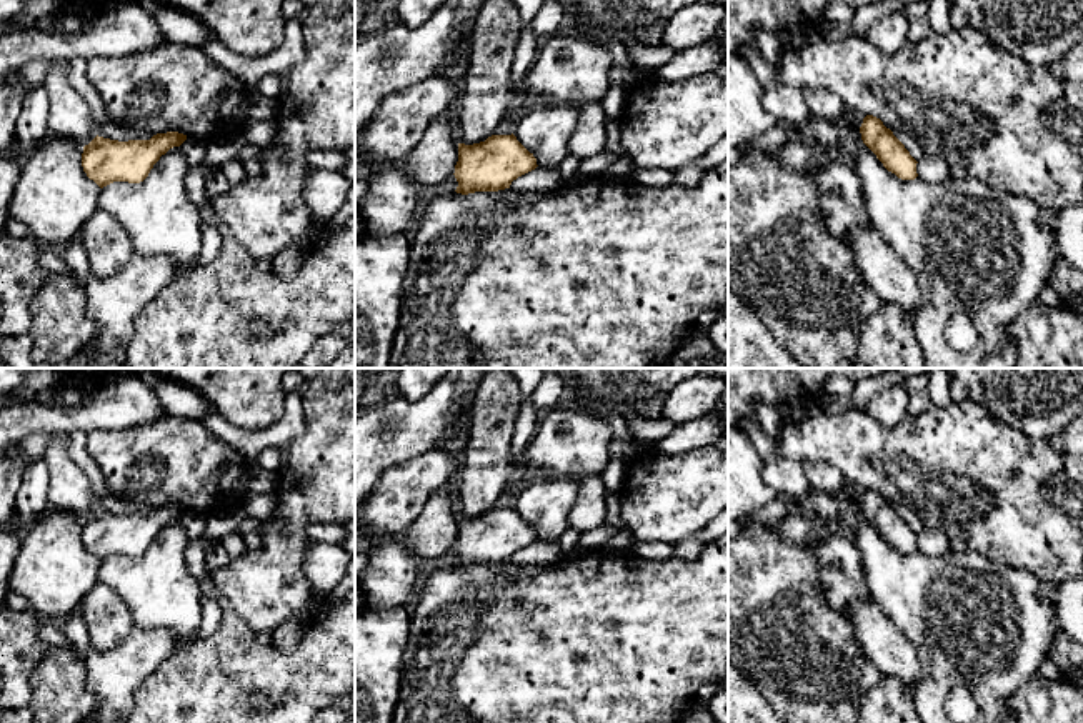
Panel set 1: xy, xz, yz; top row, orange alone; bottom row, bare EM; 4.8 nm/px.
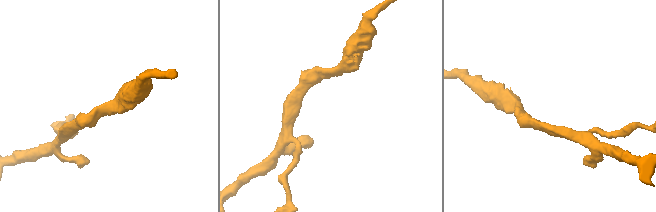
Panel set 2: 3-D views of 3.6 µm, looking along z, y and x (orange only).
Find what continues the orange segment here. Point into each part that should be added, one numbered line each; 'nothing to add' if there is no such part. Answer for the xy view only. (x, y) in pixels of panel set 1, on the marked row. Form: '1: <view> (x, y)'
nothing to add

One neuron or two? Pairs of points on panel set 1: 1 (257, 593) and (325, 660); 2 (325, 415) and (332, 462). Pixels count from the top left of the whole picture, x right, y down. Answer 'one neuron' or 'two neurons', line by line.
1: two neurons
2: one neuron

